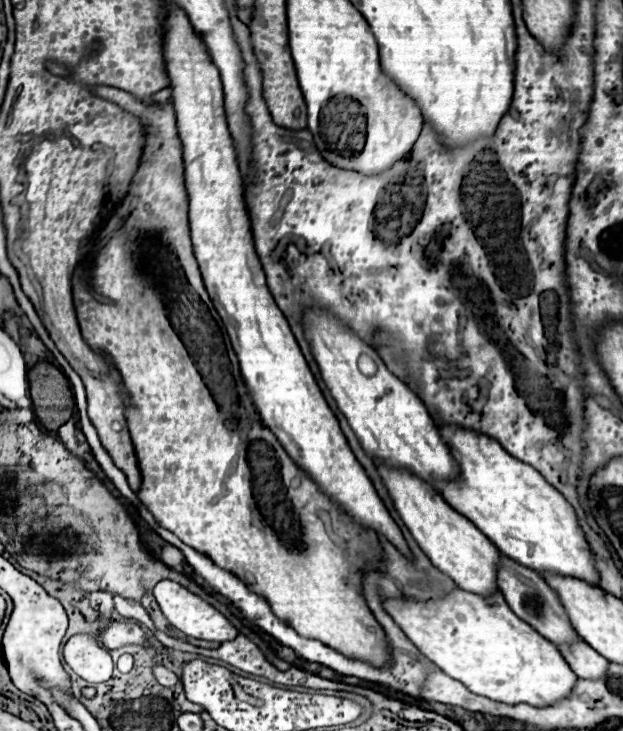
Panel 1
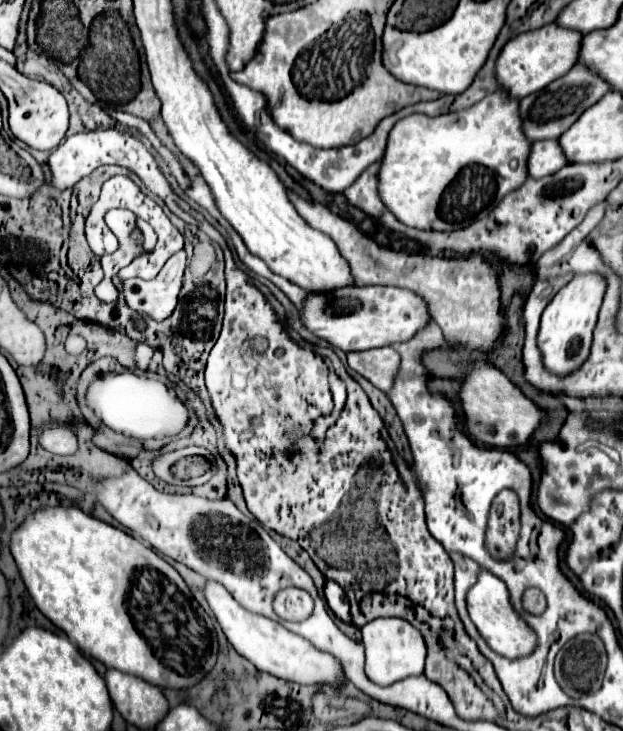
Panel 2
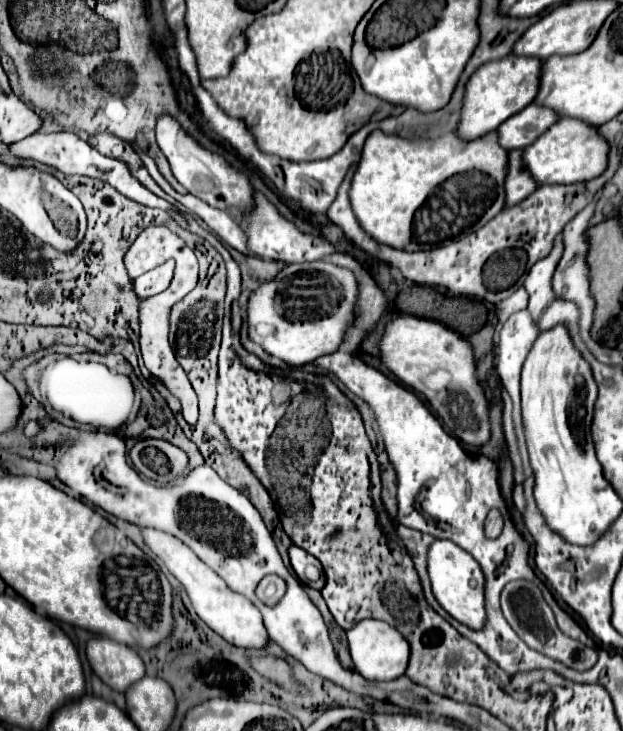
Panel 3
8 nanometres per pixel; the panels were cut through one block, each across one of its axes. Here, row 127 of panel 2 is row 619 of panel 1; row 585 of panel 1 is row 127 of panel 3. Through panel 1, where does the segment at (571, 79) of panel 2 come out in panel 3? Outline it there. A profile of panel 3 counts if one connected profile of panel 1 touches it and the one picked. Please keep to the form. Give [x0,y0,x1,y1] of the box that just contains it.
[496,104,558,150]

